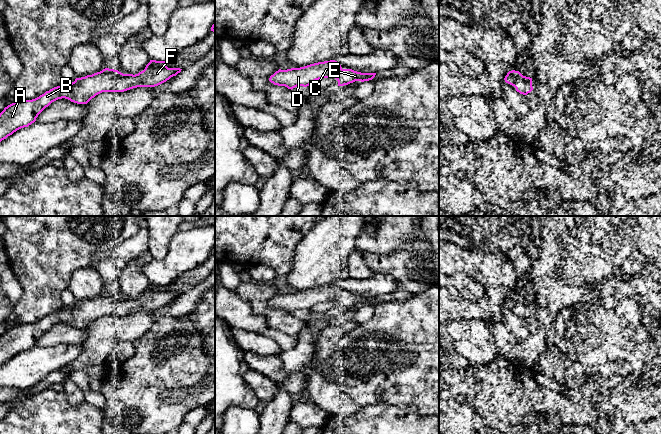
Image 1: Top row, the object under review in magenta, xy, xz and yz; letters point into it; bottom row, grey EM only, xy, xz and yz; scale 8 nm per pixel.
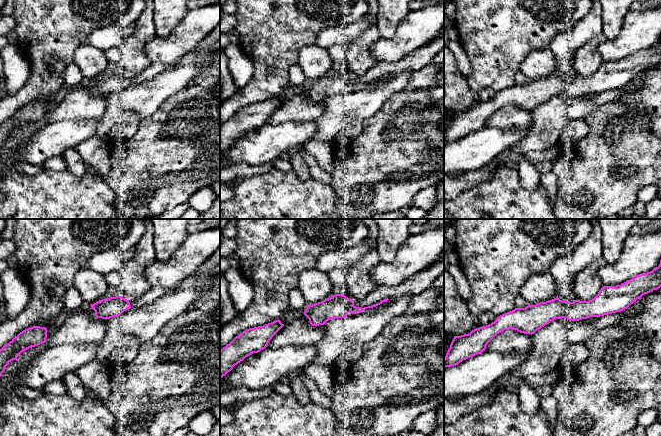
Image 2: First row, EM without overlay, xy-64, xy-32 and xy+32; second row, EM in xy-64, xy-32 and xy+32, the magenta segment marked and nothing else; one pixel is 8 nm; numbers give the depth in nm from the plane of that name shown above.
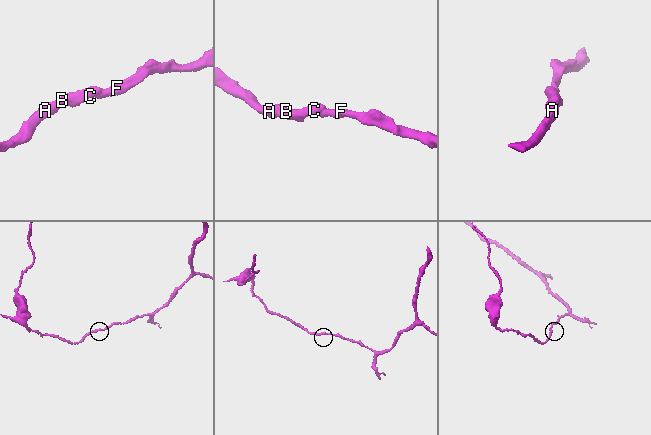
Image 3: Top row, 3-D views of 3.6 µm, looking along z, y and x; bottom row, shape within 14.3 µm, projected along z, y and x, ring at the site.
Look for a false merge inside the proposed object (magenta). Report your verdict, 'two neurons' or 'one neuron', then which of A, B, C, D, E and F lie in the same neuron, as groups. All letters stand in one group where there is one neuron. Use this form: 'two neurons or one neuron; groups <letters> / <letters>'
one neuron; groups A B C D E F

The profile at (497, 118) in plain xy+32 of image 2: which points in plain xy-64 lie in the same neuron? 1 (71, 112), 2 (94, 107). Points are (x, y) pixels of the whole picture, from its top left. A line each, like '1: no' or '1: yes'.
1: yes
2: yes

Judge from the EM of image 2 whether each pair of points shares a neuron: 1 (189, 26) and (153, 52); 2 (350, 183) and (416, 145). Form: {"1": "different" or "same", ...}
{"1": "same", "2": "same"}

